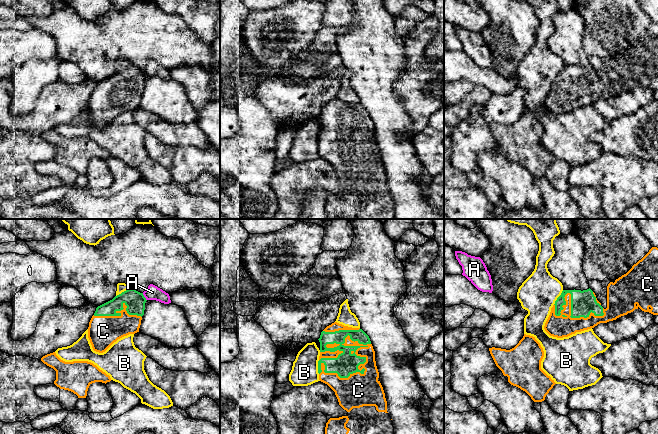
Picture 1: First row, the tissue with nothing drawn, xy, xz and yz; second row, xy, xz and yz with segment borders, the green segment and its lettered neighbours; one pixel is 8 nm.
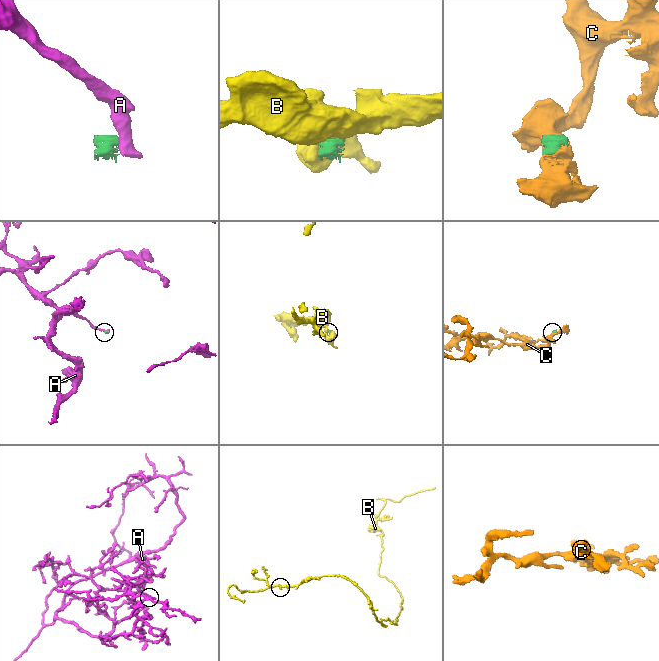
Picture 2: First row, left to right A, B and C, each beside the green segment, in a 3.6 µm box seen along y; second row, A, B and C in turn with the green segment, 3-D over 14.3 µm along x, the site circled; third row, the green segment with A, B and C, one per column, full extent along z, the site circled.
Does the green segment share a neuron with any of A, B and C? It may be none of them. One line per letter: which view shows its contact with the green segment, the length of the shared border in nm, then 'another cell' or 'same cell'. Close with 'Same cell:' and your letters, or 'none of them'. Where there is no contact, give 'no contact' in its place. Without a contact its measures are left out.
A: meets green in xy; contact 70 nm long; another cell
B: meets green in xy; contact 140 nm long; another cell
C: meets green in xz; contact 480 nm long; same cell
Same cell: C

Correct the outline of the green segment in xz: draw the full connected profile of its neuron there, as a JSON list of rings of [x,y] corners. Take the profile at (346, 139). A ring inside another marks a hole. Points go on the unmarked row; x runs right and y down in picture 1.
[[[334,98],[321,108],[318,116],[320,118],[319,156],[335,168],[339,181],[348,188],[346,192],[328,196],[325,203],[328,217],[330,219],[395,219],[393,198],[387,188],[383,163],[378,156],[375,127],[369,112],[360,104]]]

